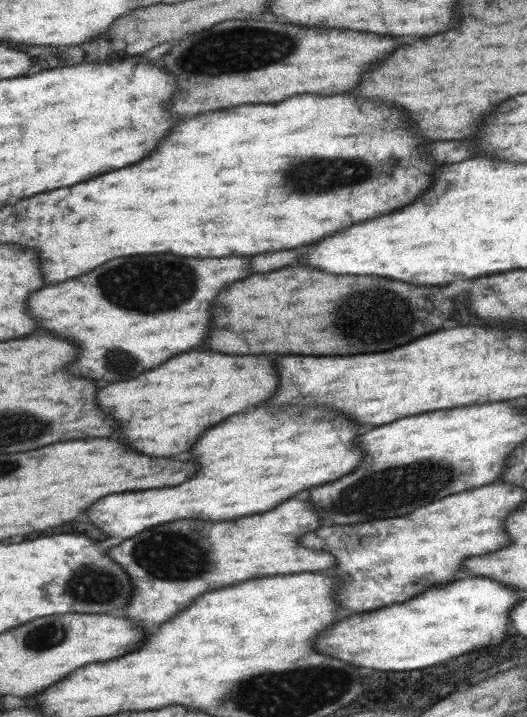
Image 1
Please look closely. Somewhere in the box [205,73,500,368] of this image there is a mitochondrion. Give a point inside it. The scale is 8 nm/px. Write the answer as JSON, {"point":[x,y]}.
{"point":[362,319]}

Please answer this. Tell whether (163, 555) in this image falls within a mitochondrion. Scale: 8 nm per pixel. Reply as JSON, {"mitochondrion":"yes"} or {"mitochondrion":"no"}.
{"mitochondrion":"yes"}

